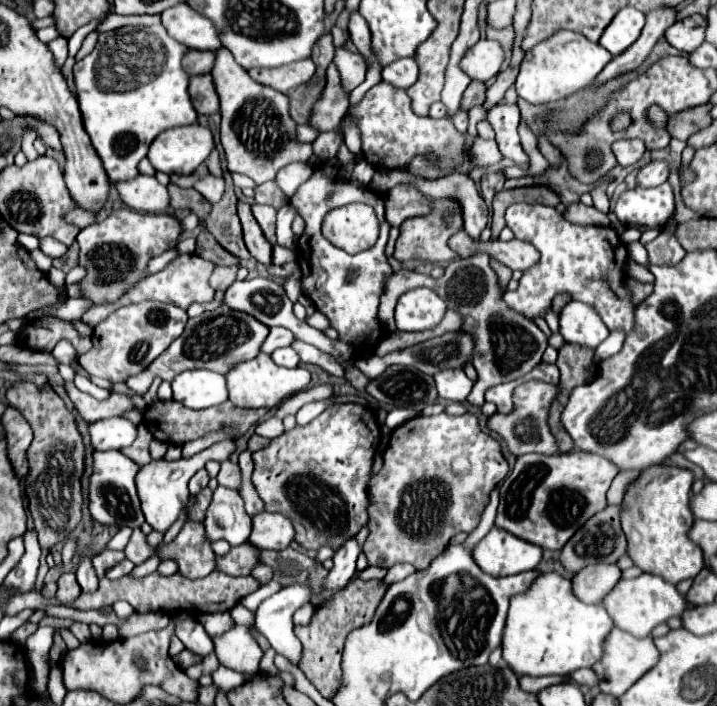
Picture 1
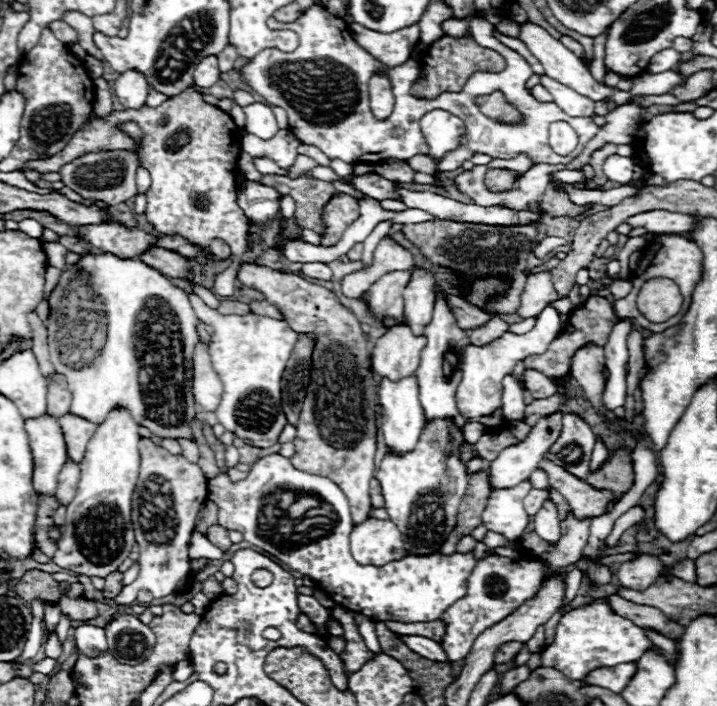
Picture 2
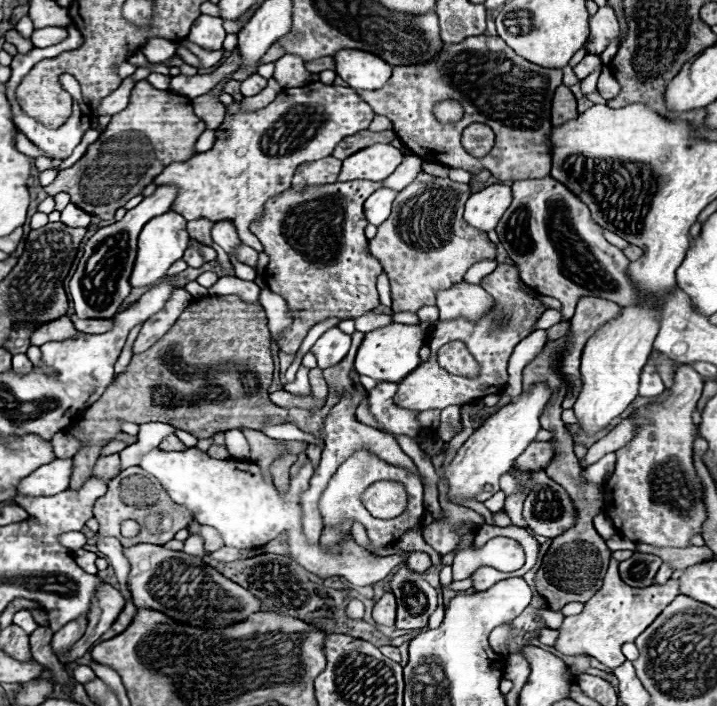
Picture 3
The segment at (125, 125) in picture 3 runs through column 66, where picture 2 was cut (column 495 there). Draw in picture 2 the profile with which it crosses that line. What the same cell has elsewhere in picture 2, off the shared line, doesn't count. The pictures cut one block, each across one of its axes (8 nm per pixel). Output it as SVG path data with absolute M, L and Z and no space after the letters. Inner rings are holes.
M490 168L490 174L486 176L486 184L490 192L508 192L512 190L514 182L518 182L520 174L516 170L502 170L502 168Z

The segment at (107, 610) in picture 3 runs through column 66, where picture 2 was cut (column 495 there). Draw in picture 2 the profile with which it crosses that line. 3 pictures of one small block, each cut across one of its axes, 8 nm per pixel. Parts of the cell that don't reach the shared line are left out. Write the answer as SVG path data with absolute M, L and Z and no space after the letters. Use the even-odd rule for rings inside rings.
M506 642L506 644L502 644L502 646L496 650L496 654L494 654L494 662L496 662L496 664L512 662L514 656L520 652L520 648L522 648L522 642Z

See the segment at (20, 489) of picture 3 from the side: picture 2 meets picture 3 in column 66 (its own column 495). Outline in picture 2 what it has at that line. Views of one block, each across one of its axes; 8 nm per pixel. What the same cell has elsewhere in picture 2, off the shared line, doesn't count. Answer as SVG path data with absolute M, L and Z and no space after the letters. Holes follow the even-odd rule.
M554 412L554 414L550 414L550 416L540 418L540 420L530 428L530 434L528 434L522 442L504 448L504 450L498 454L498 458L490 462L490 476L492 476L490 480L494 482L494 488L496 488L496 490L498 490L498 488L510 488L510 486L516 486L518 482L528 480L530 474L538 468L538 462L540 462L542 458L546 458L548 448L554 444L554 440L558 438L560 430L562 430L562 412Z

